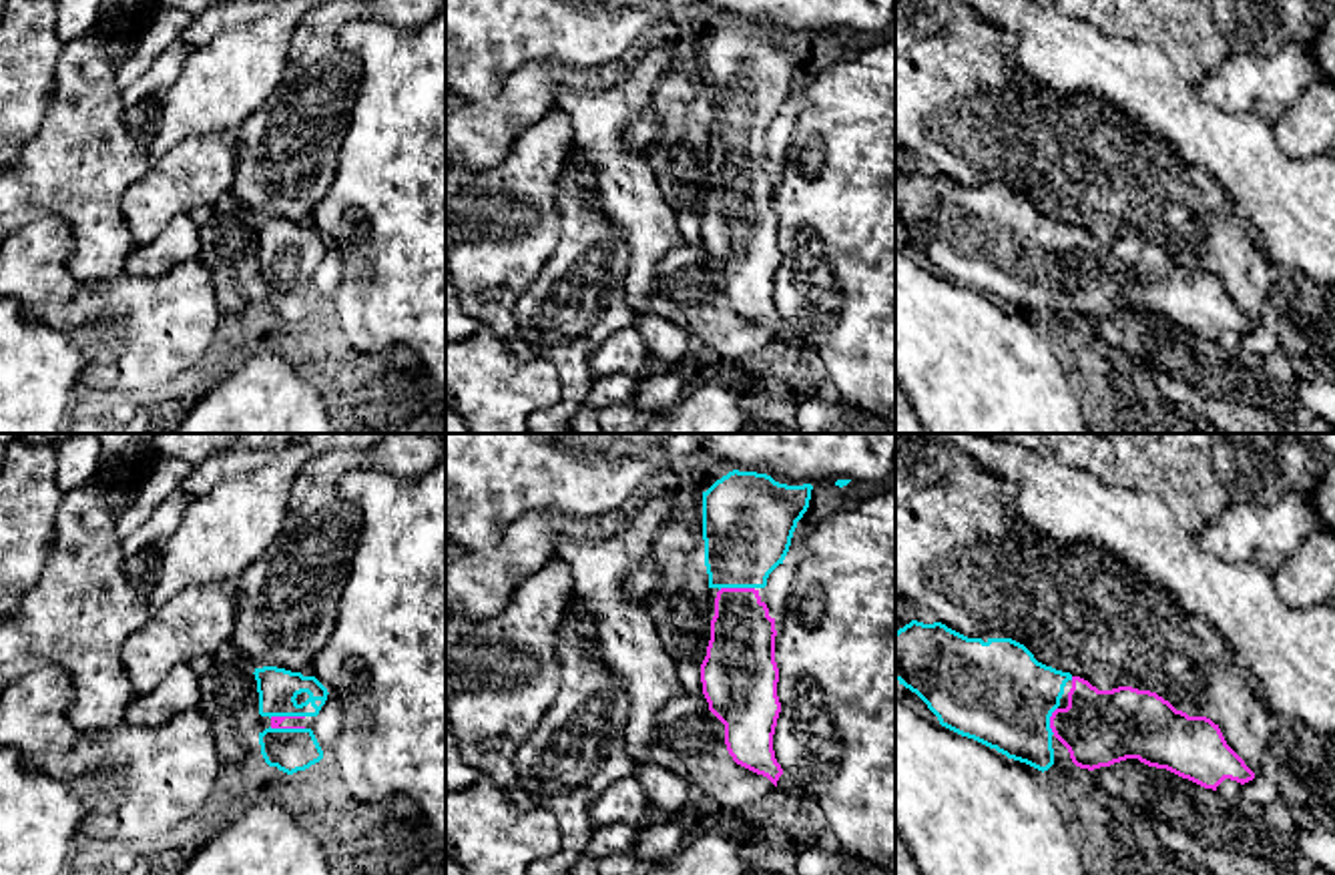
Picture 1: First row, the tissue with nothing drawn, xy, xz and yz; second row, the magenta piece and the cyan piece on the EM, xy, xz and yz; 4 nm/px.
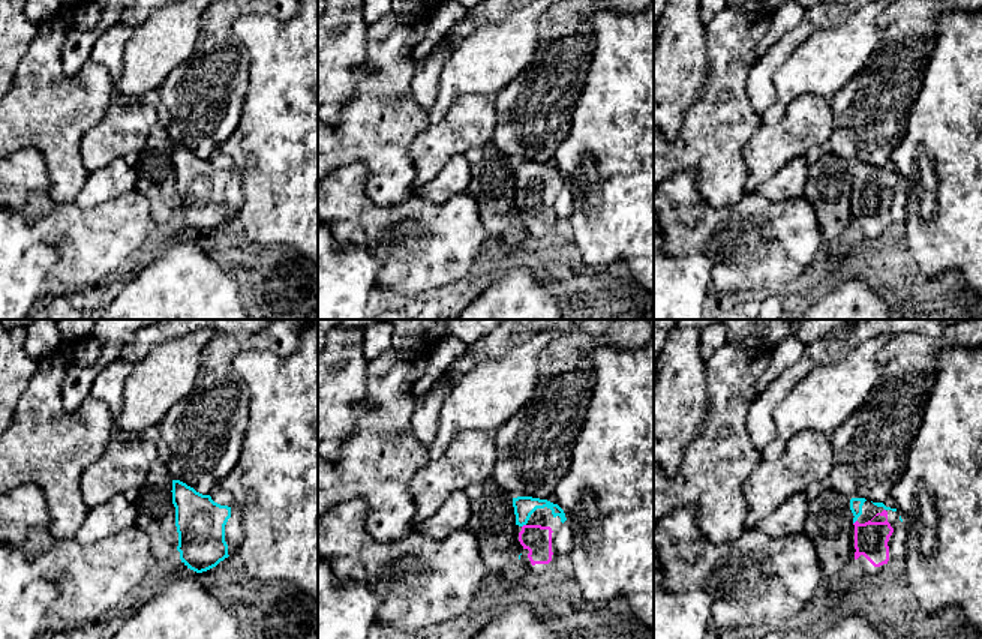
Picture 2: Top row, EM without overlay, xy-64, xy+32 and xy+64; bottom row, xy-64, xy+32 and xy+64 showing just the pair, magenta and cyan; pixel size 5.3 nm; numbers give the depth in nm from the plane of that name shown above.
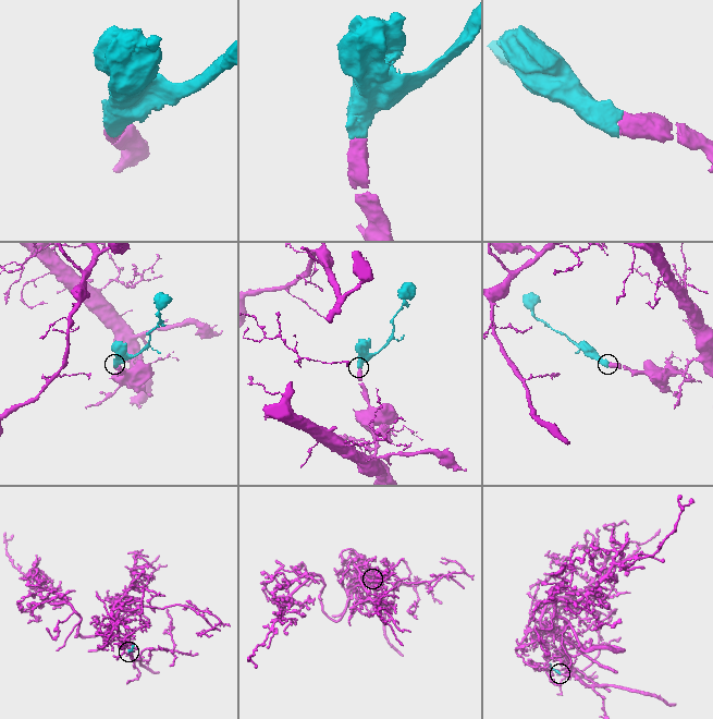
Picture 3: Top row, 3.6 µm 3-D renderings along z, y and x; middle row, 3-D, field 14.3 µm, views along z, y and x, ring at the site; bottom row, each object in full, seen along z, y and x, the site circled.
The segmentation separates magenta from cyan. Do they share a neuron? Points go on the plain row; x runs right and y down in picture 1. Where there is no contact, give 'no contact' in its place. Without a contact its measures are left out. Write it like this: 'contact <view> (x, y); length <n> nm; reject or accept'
contact xz (735, 139); length 140 nm; accept

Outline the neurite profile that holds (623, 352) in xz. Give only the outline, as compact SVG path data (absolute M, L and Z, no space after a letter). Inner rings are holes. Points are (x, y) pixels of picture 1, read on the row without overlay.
M620 327L606 335L590 353L594 375L628 375L640 379L650 365L642 335L634 327Z

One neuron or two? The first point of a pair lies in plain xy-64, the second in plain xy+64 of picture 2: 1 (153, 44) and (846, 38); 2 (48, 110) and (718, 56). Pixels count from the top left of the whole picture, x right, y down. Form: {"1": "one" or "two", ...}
{"1": "one", "2": "one"}

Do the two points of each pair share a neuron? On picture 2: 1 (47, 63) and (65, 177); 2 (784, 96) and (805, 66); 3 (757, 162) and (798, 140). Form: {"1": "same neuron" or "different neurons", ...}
{"1": "same neuron", "2": "same neuron", "3": "same neuron"}

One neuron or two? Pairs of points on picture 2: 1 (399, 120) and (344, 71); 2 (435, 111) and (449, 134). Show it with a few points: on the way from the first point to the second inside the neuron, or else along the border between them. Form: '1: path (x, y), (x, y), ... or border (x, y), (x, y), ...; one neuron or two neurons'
1: border (366, 48), (366, 72), (342, 114); two neurons
2: border (465, 96), (461, 96), (438, 122), (431, 125); two neurons

